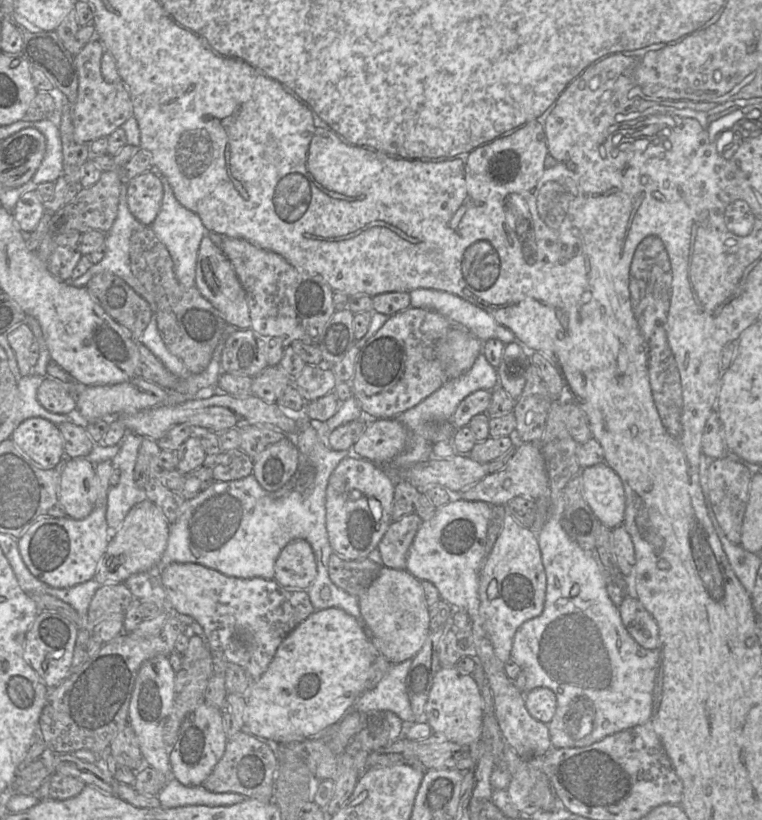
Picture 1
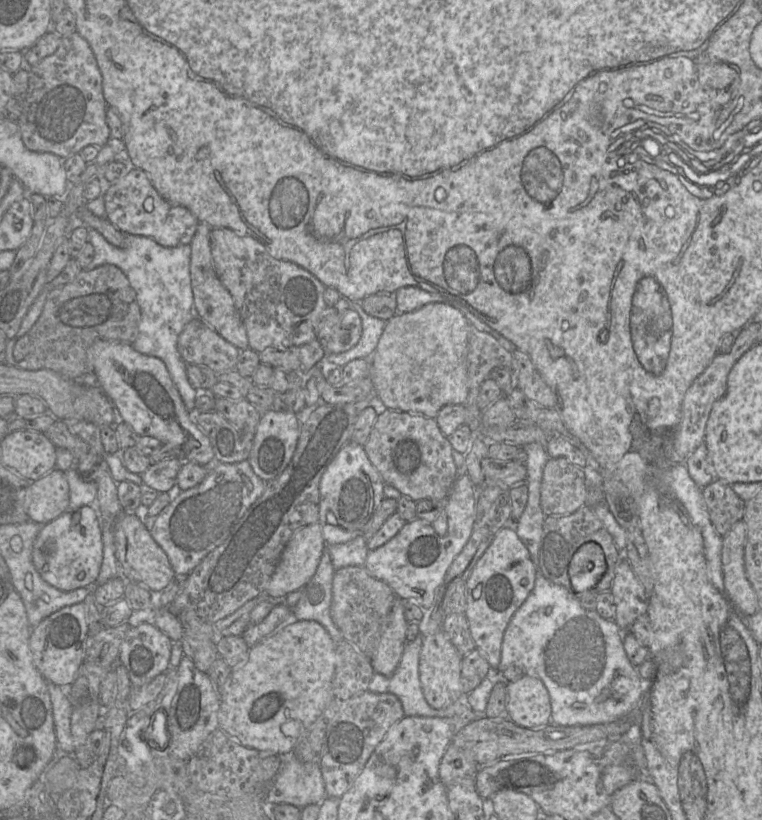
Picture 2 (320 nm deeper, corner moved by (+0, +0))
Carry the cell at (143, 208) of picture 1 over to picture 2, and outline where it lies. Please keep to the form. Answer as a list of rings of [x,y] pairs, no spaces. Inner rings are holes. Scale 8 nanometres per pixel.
[[[138,167],[130,168],[118,180],[111,182],[103,193],[105,218],[125,235],[145,236],[153,239],[164,247],[176,247],[190,244],[198,227],[198,219],[185,207],[174,205],[165,200],[153,186],[149,176]]]

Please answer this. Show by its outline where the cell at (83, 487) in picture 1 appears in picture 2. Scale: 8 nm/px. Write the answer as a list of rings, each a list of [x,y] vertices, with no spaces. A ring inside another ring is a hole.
[[[53,469],[30,483],[25,496],[28,520],[46,524],[68,511],[69,484],[64,471]]]

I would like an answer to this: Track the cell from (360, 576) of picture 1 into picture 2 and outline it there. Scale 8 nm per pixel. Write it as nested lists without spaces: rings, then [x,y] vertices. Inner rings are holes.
[[[348,566],[335,571],[332,584],[331,618],[343,638],[357,650],[372,658],[385,630],[385,621],[395,602],[394,591],[373,577],[363,566]]]

